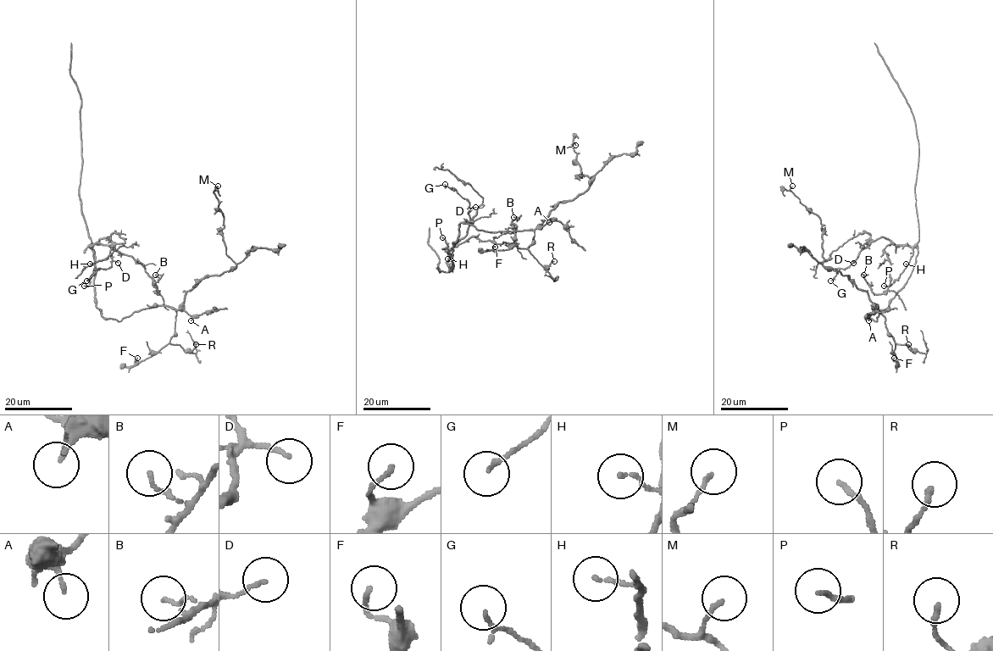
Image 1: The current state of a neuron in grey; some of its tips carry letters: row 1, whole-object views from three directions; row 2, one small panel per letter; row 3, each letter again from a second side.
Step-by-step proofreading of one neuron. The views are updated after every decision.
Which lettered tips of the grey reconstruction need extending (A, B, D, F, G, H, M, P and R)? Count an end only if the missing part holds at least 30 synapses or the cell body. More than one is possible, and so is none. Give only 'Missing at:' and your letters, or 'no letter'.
Missing at: no letter

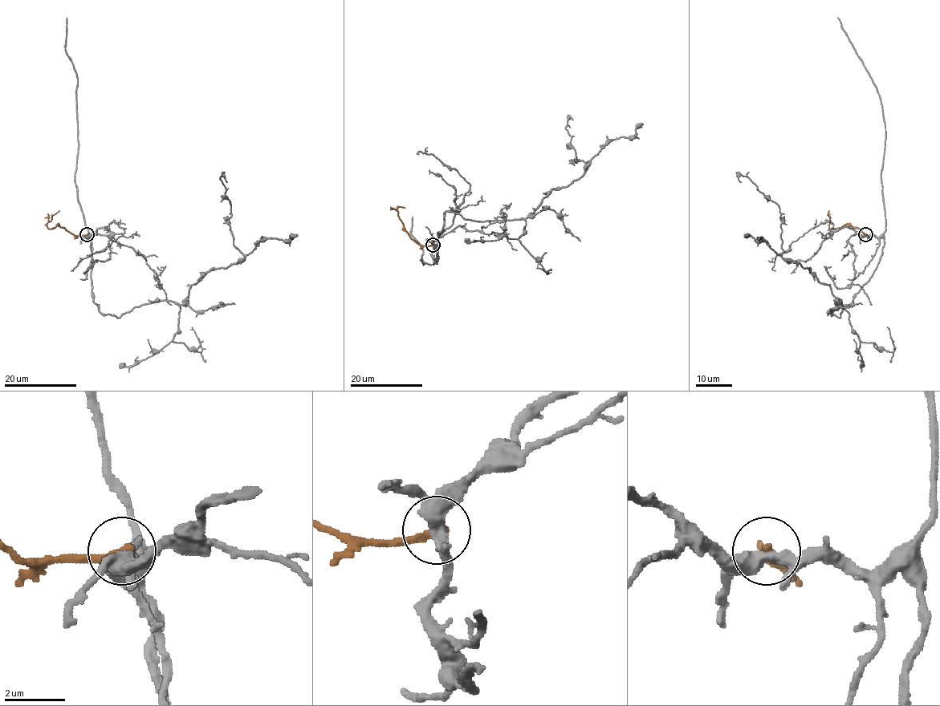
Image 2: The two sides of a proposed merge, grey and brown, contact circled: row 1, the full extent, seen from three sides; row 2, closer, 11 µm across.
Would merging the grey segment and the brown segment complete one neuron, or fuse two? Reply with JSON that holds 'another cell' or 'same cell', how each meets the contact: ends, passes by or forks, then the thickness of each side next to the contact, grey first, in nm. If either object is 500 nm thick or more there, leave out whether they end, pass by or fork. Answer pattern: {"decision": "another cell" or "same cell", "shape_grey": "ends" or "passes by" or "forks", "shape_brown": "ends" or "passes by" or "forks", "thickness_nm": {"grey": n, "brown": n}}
{"decision": "another cell", "shape_grey": "forks", "shape_brown": "ends", "thickness_nm": {"grey": 380, "brown": 280}}

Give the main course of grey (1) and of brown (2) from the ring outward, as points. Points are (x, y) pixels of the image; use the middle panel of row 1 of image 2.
1: (432, 244), (436, 263), (446, 211), (526, 217), (575, 181), (589, 160), (575, 161), (566, 127), (573, 119)
2: (432, 245), (420, 245), (404, 230), (403, 223), (392, 208), (404, 208)

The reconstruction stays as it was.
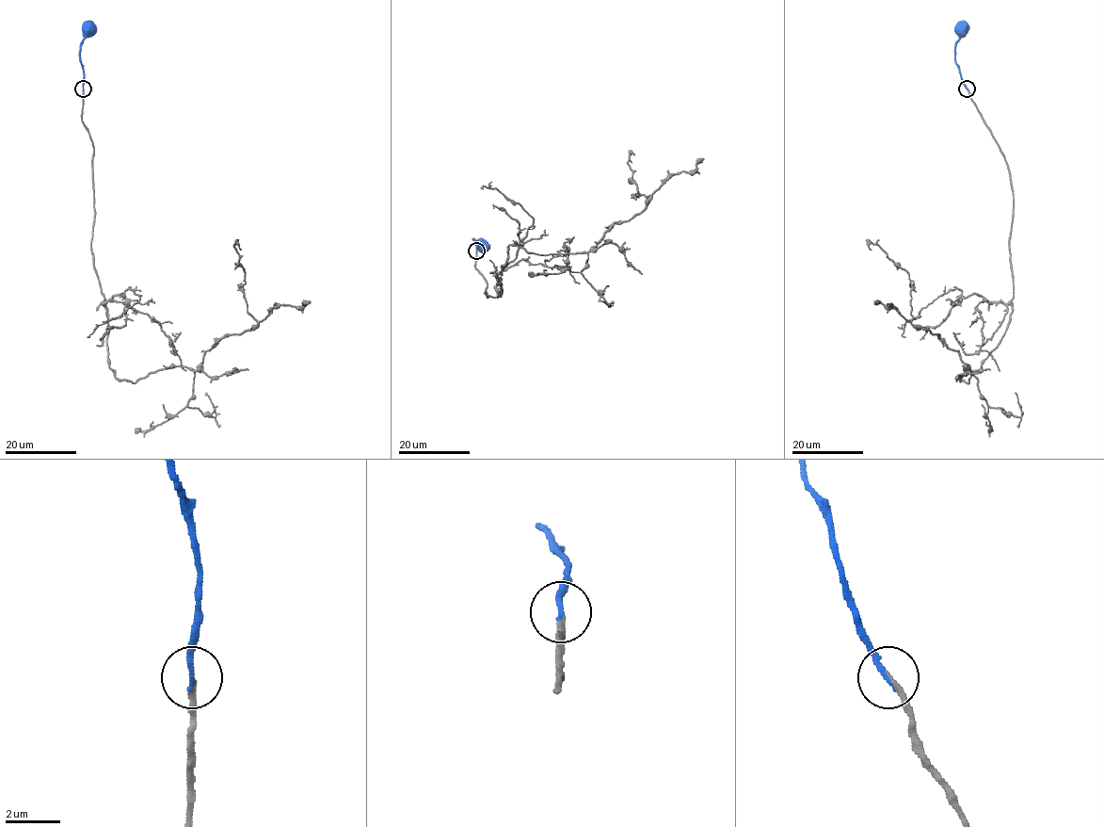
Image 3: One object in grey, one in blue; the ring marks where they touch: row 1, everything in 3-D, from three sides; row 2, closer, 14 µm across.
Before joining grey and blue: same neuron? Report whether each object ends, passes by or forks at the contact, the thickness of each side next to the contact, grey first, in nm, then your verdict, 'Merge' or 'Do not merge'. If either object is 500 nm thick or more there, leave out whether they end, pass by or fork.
At the ring grey ends. At the ring blue ends. Thickness 170 nm (grey) against 200 nm. Merge

